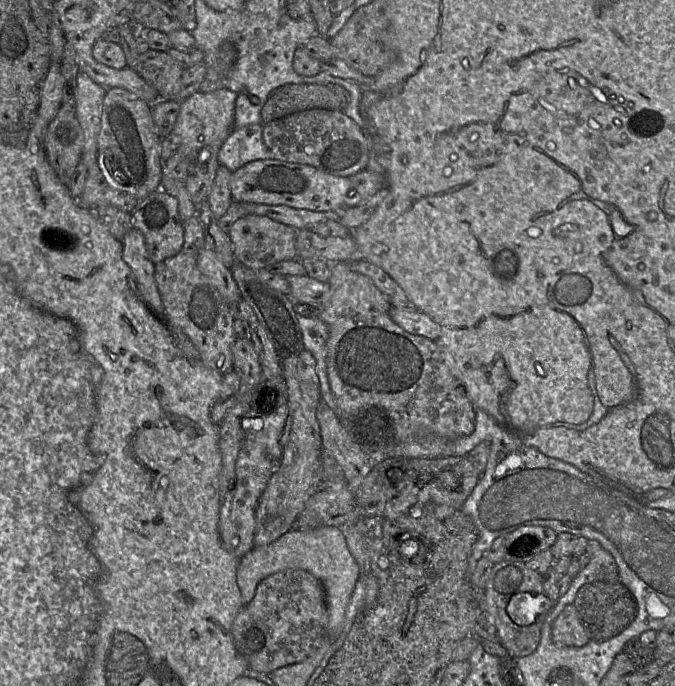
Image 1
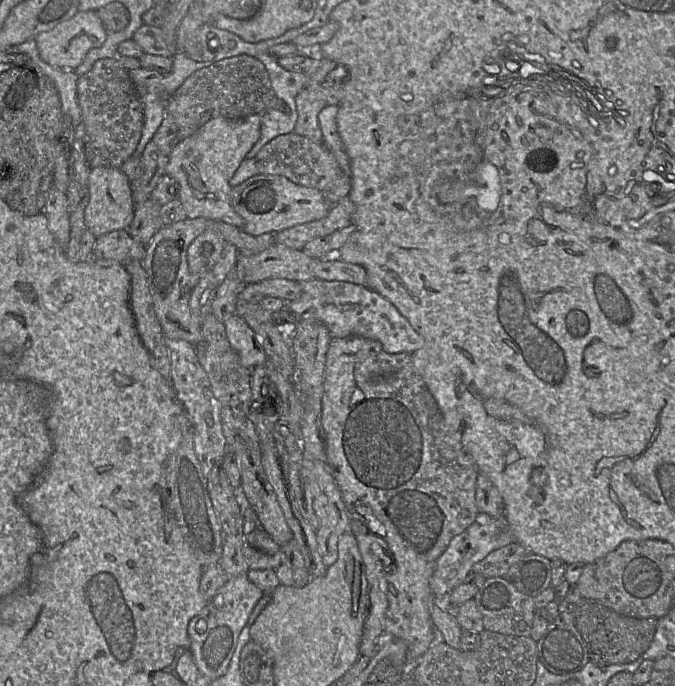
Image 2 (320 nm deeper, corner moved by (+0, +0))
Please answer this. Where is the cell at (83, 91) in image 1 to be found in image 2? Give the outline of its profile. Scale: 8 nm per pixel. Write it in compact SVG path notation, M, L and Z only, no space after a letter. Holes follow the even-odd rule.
M95 167L89 174L89 201L84 210L86 228L97 238L114 230L128 229L134 218L134 203L128 177L118 168Z

